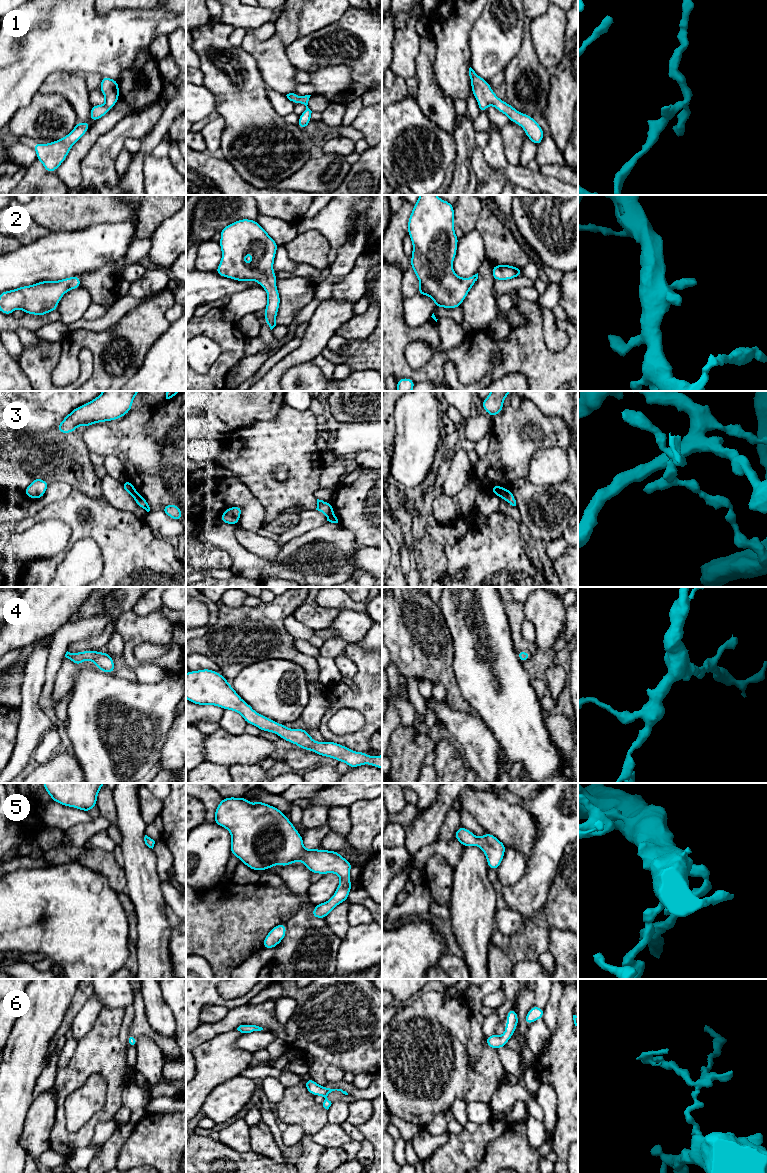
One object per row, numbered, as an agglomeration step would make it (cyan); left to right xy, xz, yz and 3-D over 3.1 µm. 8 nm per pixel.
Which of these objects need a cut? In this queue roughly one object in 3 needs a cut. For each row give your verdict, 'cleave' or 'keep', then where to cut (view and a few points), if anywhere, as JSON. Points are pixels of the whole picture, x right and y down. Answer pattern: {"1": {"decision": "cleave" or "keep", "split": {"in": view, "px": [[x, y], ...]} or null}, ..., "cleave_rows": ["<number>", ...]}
{"1": {"decision": "keep", "split": null}, "2": {"decision": "keep", "split": null}, "3": {"decision": "cleave", "split": {"in": "yz", "px": [[508, 490], [502, 497]]}}, "4": {"decision": "keep", "split": null}, "5": {"decision": "keep", "split": null}, "6": {"decision": "keep", "split": null}, "cleave_rows": ["3"]}

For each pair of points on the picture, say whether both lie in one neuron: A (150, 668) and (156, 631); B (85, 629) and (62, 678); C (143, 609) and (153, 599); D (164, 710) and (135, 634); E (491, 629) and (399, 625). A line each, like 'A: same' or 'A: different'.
A: different
B: different
C: same
D: different
E: different

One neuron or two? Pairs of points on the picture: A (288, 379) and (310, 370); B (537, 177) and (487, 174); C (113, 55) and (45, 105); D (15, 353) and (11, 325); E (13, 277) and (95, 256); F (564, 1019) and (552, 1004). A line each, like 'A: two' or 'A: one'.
A: one
B: one
C: two
D: two
E: one
F: two

